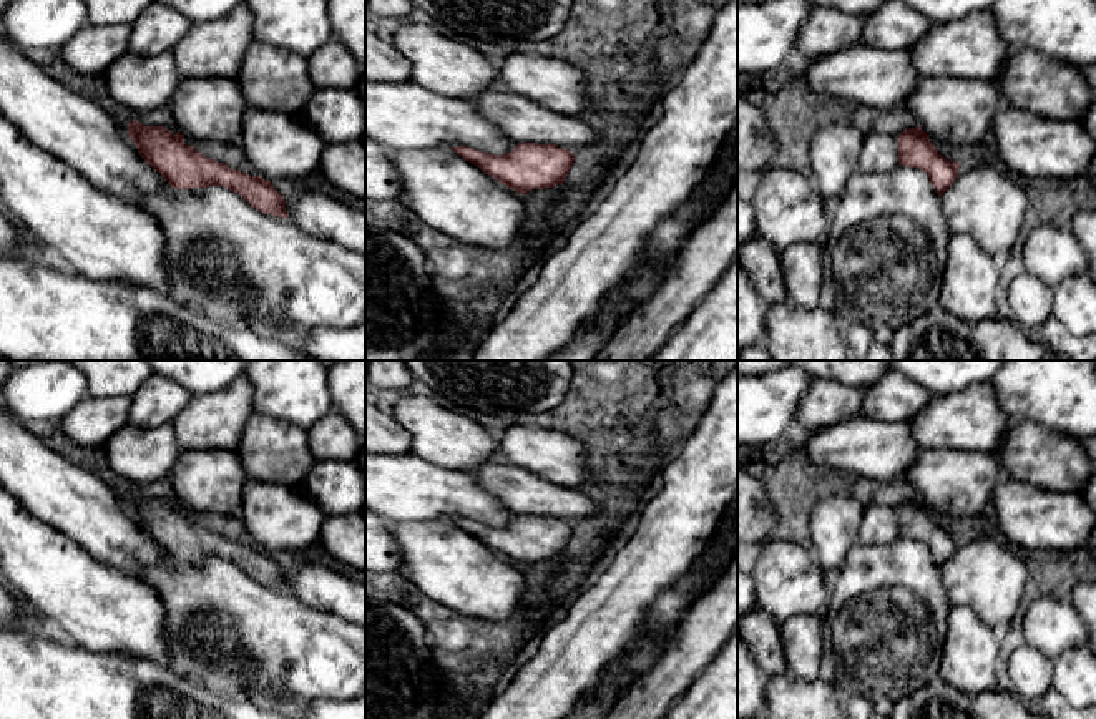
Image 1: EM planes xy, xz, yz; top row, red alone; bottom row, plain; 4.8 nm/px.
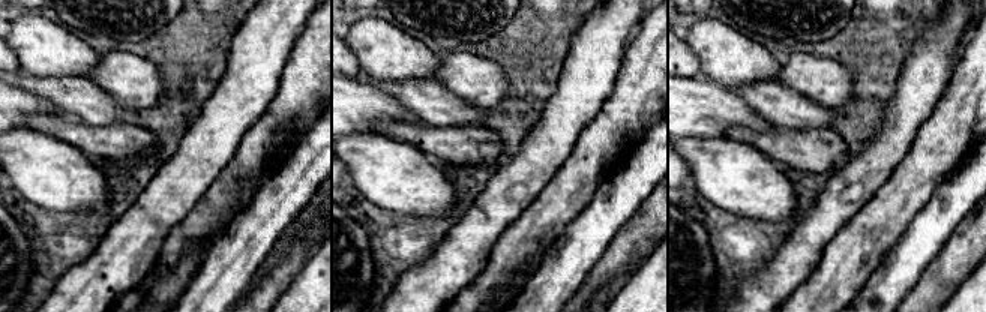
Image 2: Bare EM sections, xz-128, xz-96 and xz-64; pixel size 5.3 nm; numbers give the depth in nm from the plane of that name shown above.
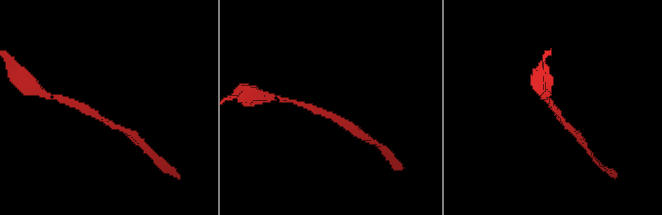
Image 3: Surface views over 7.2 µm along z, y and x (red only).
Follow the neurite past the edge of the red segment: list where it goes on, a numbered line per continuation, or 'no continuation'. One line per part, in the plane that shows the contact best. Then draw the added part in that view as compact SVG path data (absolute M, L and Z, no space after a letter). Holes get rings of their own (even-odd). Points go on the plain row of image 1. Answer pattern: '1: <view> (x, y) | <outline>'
no continuation

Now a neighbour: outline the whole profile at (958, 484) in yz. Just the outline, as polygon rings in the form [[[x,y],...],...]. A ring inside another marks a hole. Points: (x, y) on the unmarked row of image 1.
[[[937,448],[922,450],[905,472],[903,480],[930,511],[948,515],[957,525],[965,525],[976,515],[988,511],[991,493],[1003,477],[1006,475],[991,453]]]

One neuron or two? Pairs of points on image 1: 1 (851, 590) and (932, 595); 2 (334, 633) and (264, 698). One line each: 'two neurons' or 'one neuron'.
1: one neuron
2: two neurons

